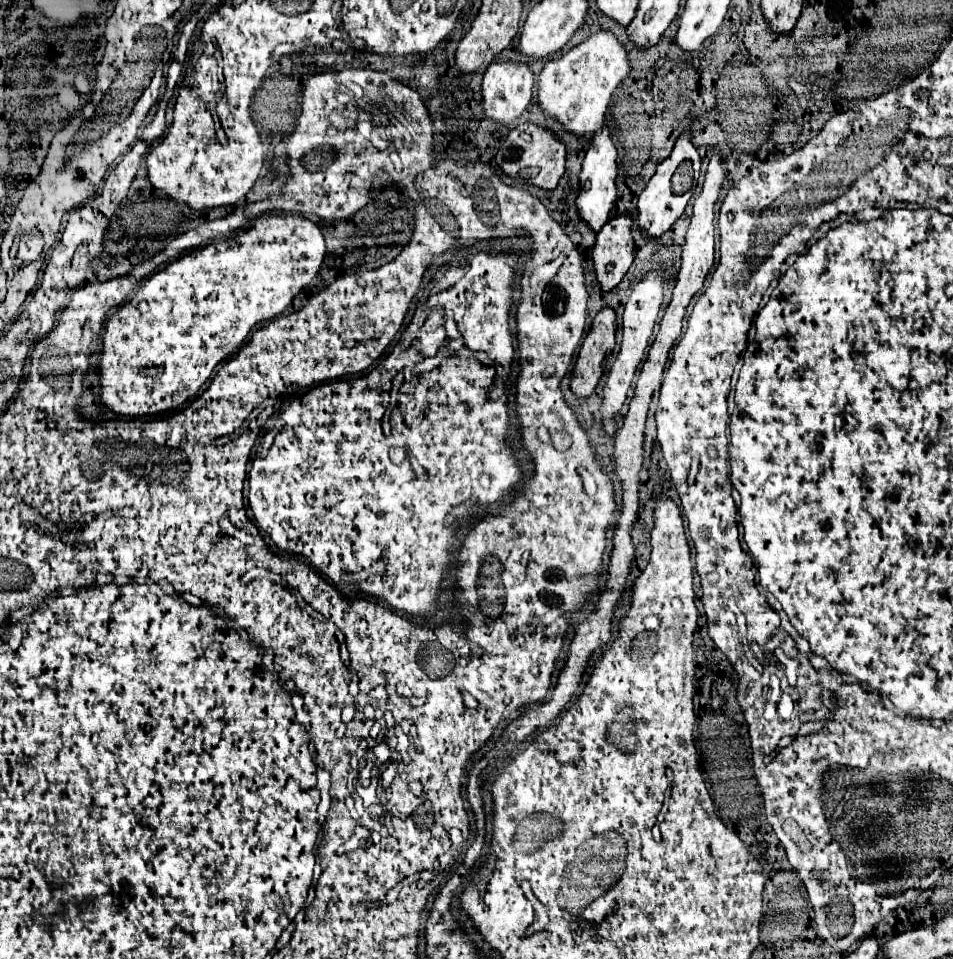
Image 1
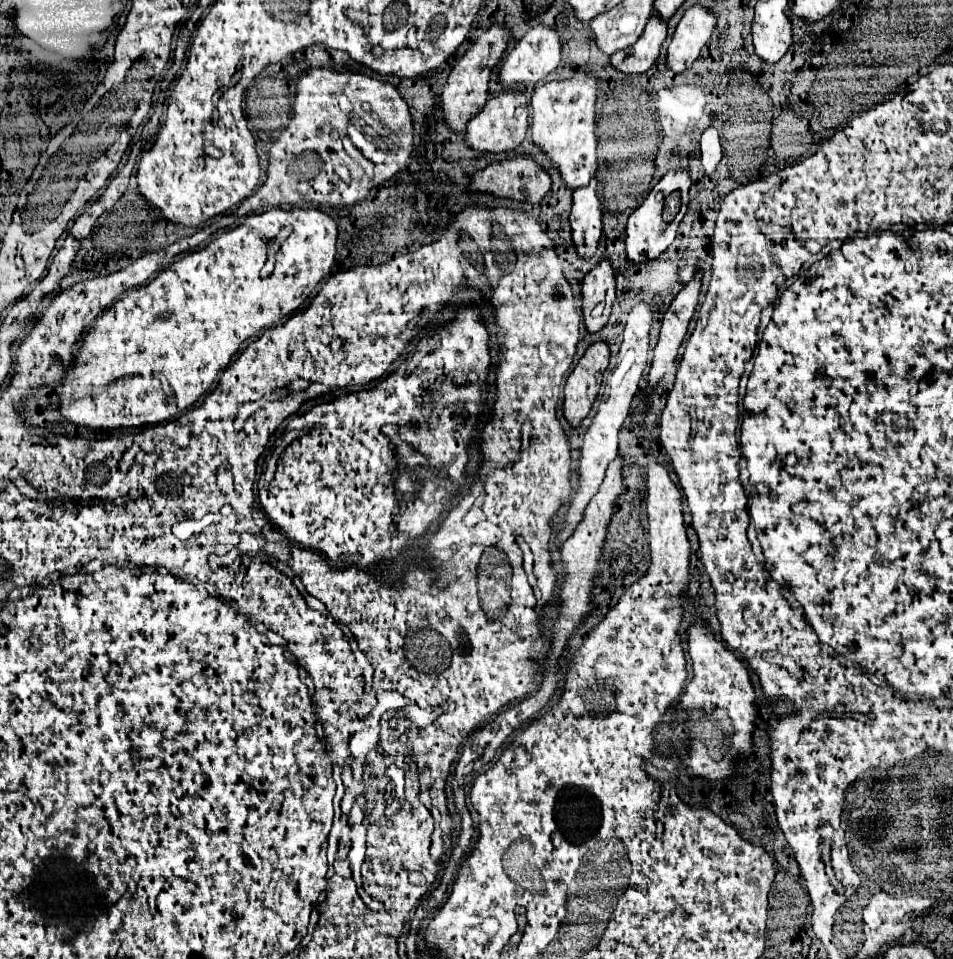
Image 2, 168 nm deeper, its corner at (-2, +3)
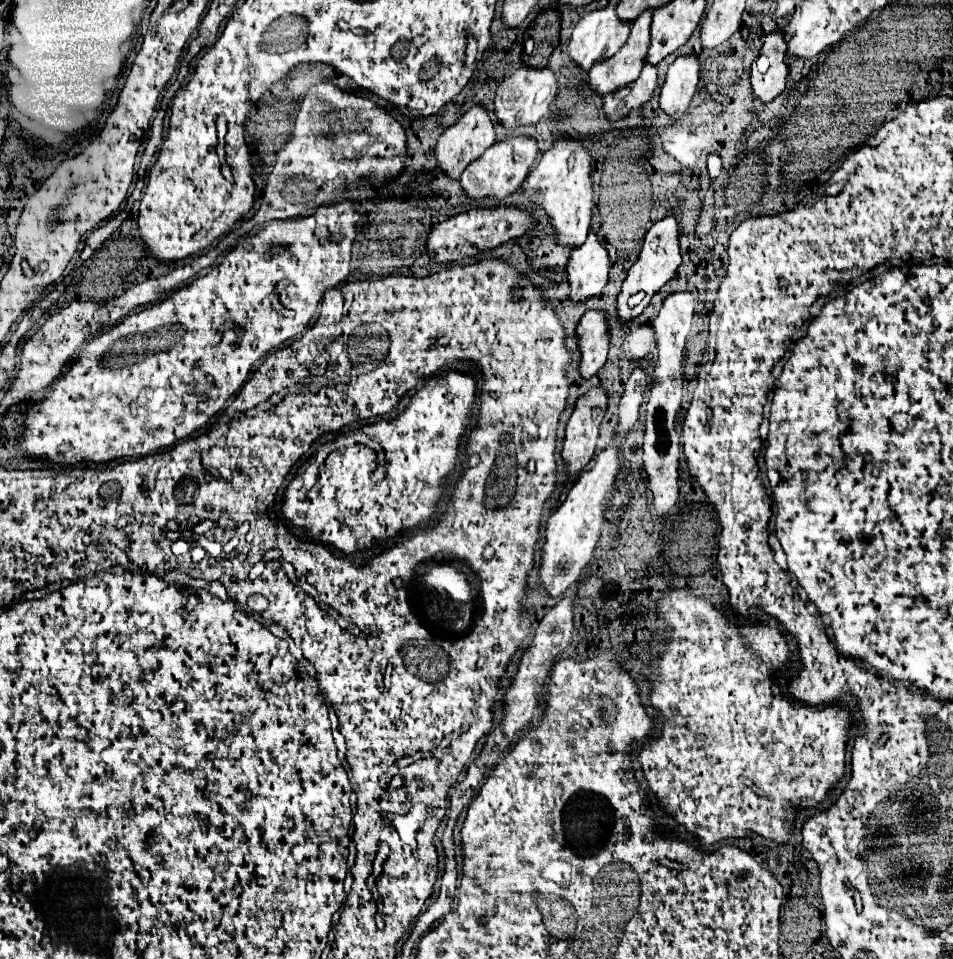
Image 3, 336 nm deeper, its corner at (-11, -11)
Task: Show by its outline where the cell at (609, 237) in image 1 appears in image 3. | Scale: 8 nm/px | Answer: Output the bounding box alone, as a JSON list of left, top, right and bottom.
[577,310,609,380]

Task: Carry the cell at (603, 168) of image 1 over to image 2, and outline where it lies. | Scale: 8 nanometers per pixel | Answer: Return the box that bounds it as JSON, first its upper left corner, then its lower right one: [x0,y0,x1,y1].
[570,174,602,258]

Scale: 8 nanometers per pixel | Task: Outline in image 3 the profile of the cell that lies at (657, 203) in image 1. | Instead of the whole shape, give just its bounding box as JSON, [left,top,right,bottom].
[617,216,681,324]

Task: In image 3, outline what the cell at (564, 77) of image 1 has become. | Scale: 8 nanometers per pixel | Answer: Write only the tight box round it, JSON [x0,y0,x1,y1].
[521,138,593,248]

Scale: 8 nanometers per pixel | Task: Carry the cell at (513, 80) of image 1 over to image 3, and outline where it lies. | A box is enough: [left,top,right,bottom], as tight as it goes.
[461,138,537,200]

